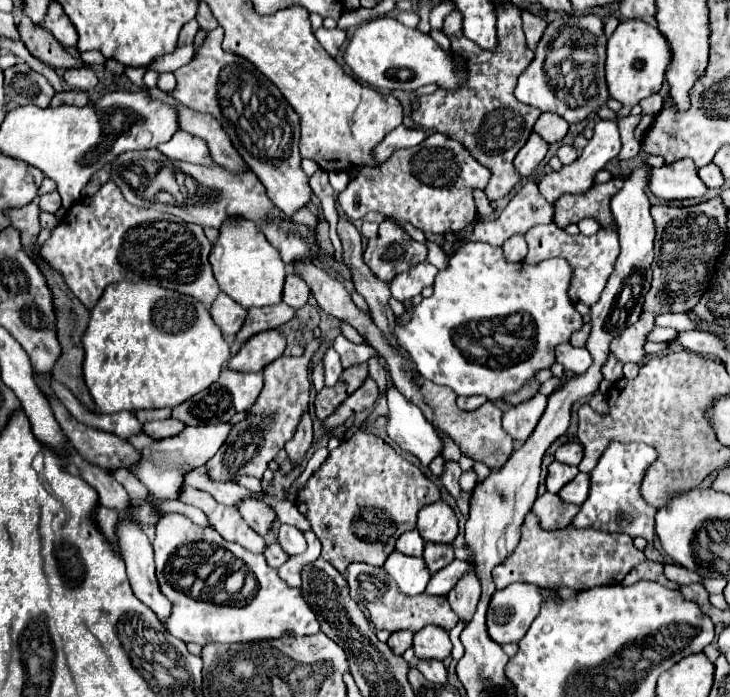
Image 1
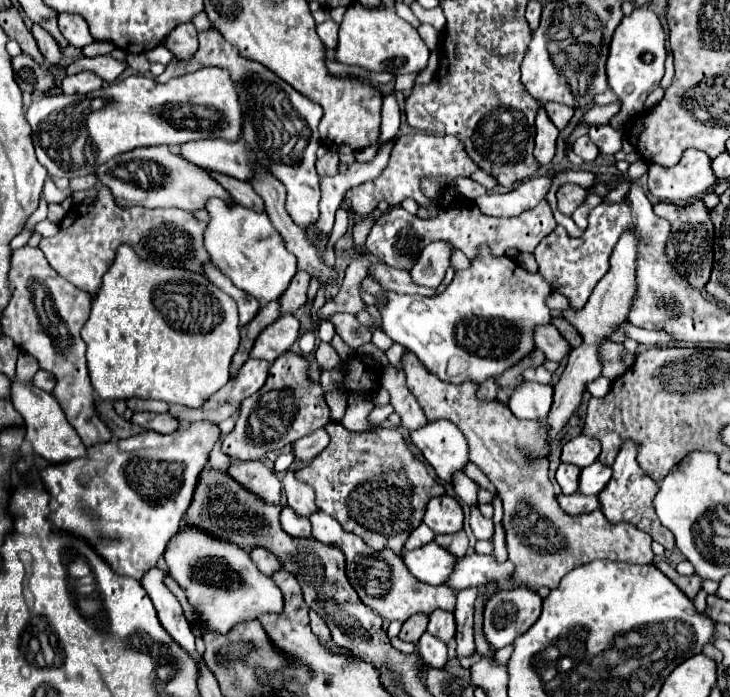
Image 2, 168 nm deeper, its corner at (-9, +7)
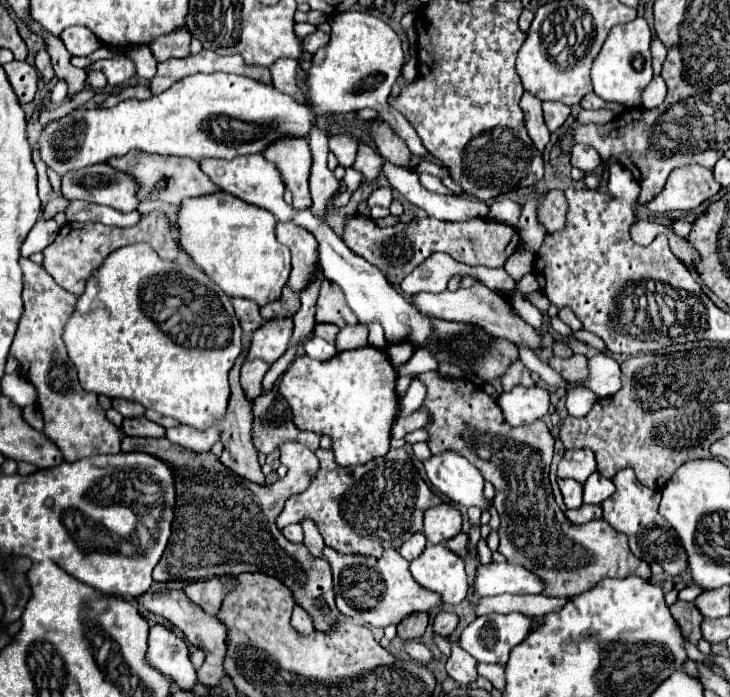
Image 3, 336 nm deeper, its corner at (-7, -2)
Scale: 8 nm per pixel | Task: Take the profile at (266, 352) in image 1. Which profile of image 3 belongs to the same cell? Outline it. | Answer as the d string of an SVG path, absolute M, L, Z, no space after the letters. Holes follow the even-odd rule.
M289 317L273 319L261 325L251 337L247 359L263 359L273 365L289 347L289 339L293 335L293 321Z

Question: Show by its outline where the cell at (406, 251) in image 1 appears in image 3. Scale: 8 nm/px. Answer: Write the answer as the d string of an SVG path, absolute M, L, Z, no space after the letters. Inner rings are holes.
M353 217L345 225L343 241L347 247L367 259L371 265L385 273L389 283L401 283L421 261L425 261L435 251L445 251L453 259L467 263L471 267L503 267L509 255L519 247L519 235L511 225L501 225L495 221L485 221L473 217L467 221L439 221L433 217L401 221L393 227L379 229L369 217Z

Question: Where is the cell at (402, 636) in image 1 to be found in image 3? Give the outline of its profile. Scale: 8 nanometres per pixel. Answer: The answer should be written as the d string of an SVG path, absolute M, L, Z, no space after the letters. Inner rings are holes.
M413 613L413 615L405 617L405 621L401 621L397 625L399 639L401 641L419 639L425 633L425 629L427 629L427 621L429 621L429 615L425 615L425 613Z

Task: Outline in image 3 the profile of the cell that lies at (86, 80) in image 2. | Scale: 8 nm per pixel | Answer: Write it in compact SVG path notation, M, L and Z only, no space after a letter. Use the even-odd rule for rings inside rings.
M91 71L87 75L87 81L85 81L85 89L93 89L93 91L103 91L107 87L107 81L105 81L105 75L103 73L97 73L97 71Z

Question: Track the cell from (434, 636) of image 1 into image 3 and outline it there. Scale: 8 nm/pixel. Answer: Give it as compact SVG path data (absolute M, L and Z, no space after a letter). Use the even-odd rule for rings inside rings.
M439 611L437 617L433 619L433 631L439 637L449 637L453 629L457 627L457 615L453 611Z

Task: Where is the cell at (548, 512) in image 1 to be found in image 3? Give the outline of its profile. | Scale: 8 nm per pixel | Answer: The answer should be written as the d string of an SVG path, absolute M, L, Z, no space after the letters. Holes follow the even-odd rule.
M581 505L579 509L569 509L565 515L573 523L589 523L593 519L601 519L601 507L599 505Z

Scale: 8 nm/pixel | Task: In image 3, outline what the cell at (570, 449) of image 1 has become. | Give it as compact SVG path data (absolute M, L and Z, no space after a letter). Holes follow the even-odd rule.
M571 449L571 451L565 451L565 455L557 467L557 475L585 483L587 477L595 469L597 469L597 465L595 465L595 455L591 449Z

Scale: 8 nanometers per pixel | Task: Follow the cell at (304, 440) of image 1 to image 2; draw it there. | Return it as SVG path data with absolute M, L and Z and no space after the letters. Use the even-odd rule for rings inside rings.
M287 472L285 474L283 488L285 488L285 494L287 494L289 506L299 516L309 518L311 512L321 512L319 506L315 504L315 492L313 492L313 488L309 484L305 484L305 482L299 482L293 472Z

